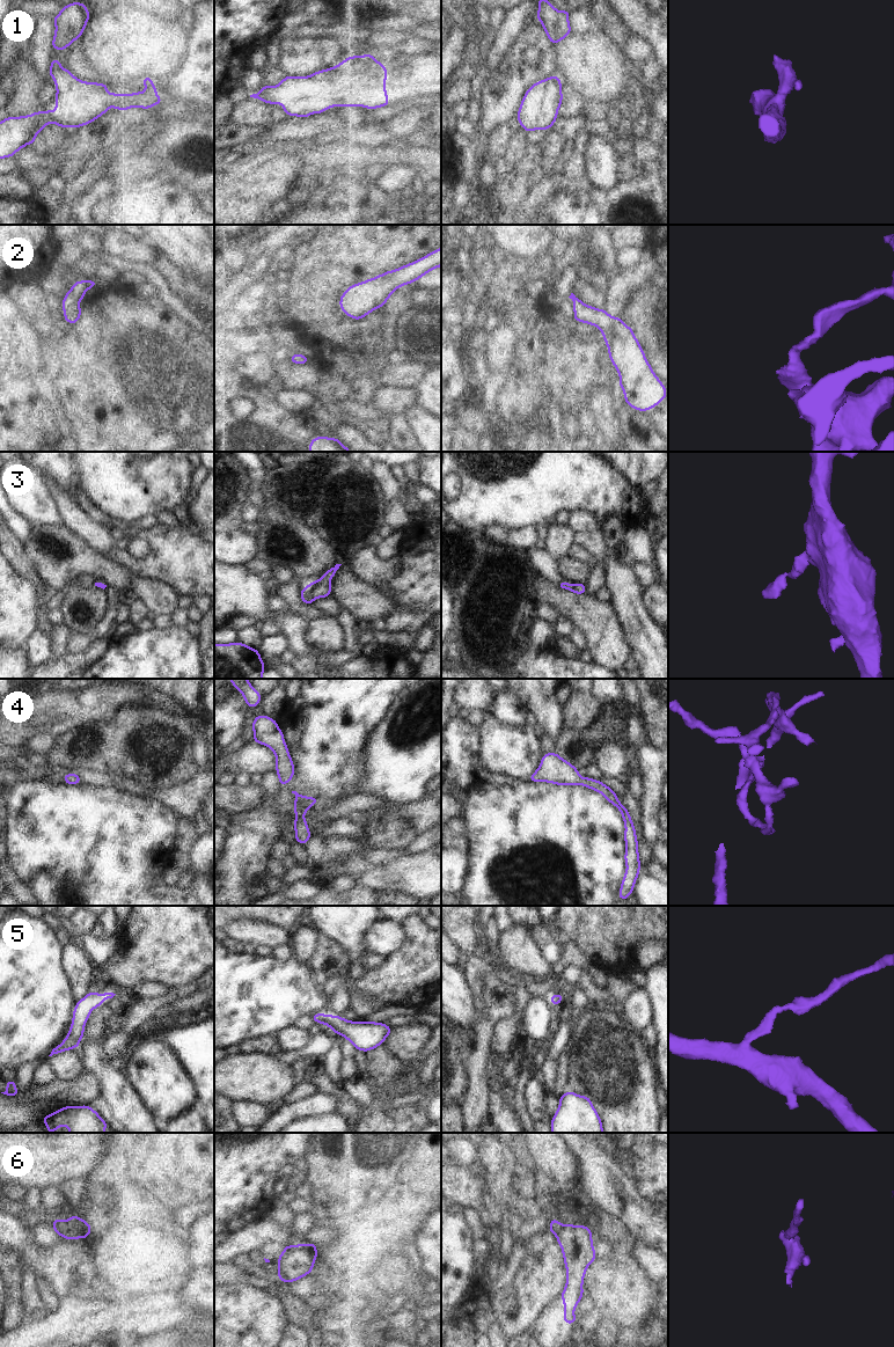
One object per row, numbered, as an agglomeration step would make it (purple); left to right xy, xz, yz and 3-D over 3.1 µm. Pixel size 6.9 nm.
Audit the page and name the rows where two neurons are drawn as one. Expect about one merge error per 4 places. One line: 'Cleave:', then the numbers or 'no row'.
Cleave: 6

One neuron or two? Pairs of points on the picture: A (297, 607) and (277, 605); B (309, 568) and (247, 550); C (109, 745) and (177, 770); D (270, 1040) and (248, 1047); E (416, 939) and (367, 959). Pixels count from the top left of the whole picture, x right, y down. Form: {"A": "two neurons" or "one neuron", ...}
{"A": "two neurons", "B": "two neurons", "C": "one neuron", "D": "one neuron", "E": "two neurons"}

